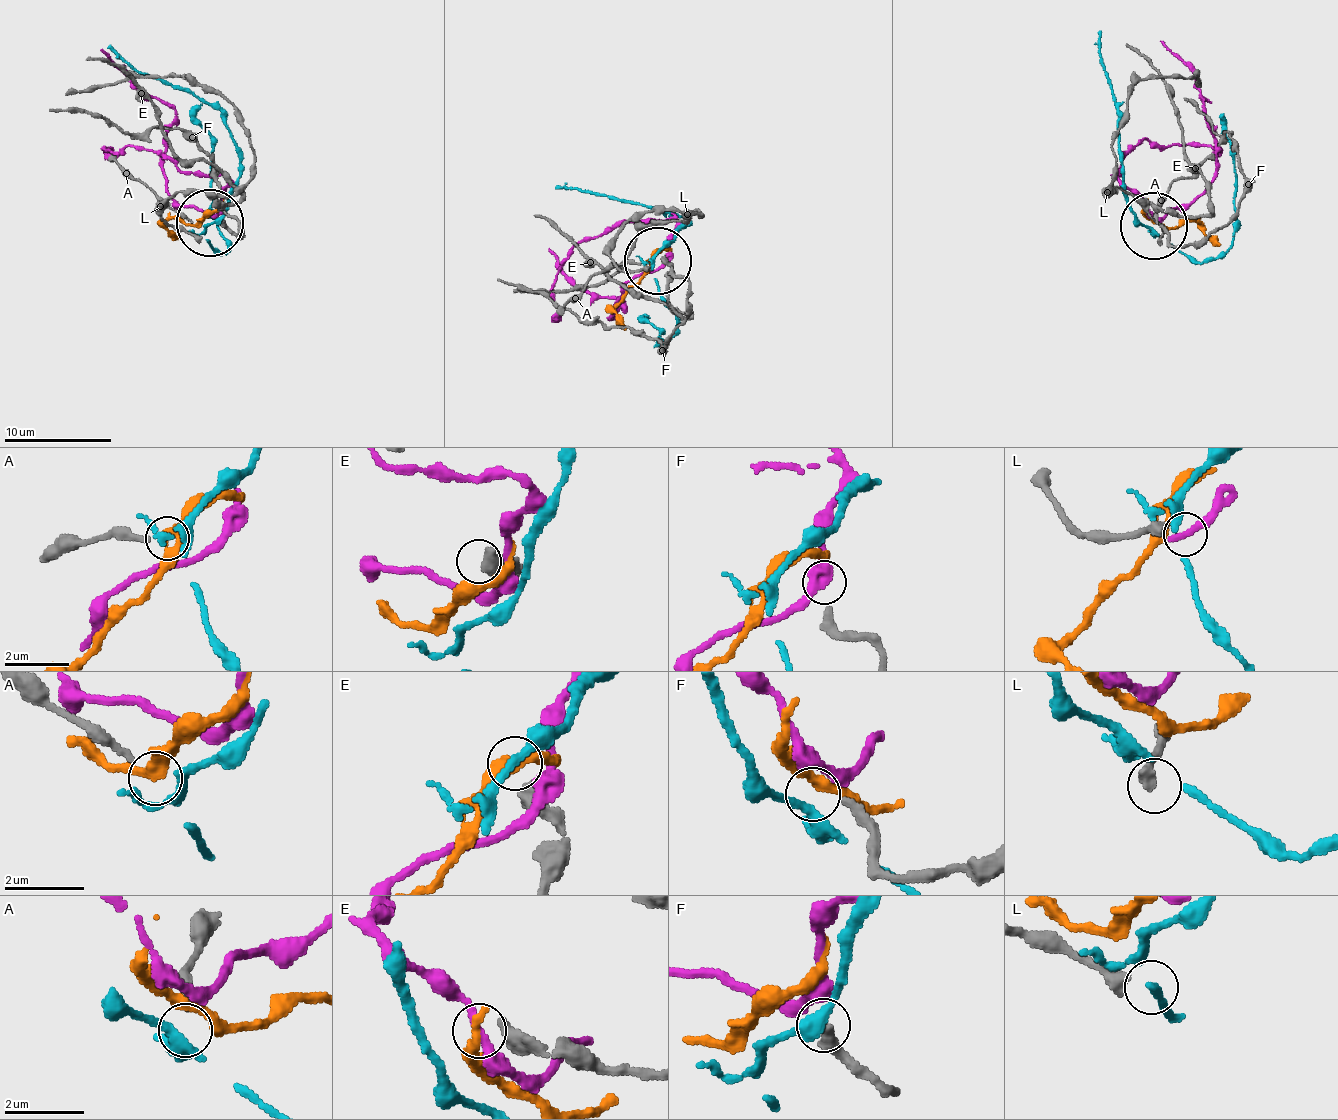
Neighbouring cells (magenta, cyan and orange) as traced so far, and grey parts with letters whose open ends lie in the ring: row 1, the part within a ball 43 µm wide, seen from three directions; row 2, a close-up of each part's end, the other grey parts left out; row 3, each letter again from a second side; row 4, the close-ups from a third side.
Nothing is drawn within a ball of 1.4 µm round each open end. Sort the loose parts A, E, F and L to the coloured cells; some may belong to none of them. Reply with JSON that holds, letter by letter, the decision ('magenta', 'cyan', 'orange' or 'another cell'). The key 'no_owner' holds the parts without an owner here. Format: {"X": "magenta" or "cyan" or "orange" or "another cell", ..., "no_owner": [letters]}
{"A": "cyan", "E": "another cell", "F": "another cell", "L": "another cell", "no_owner": ["E", "F", "L"]}

